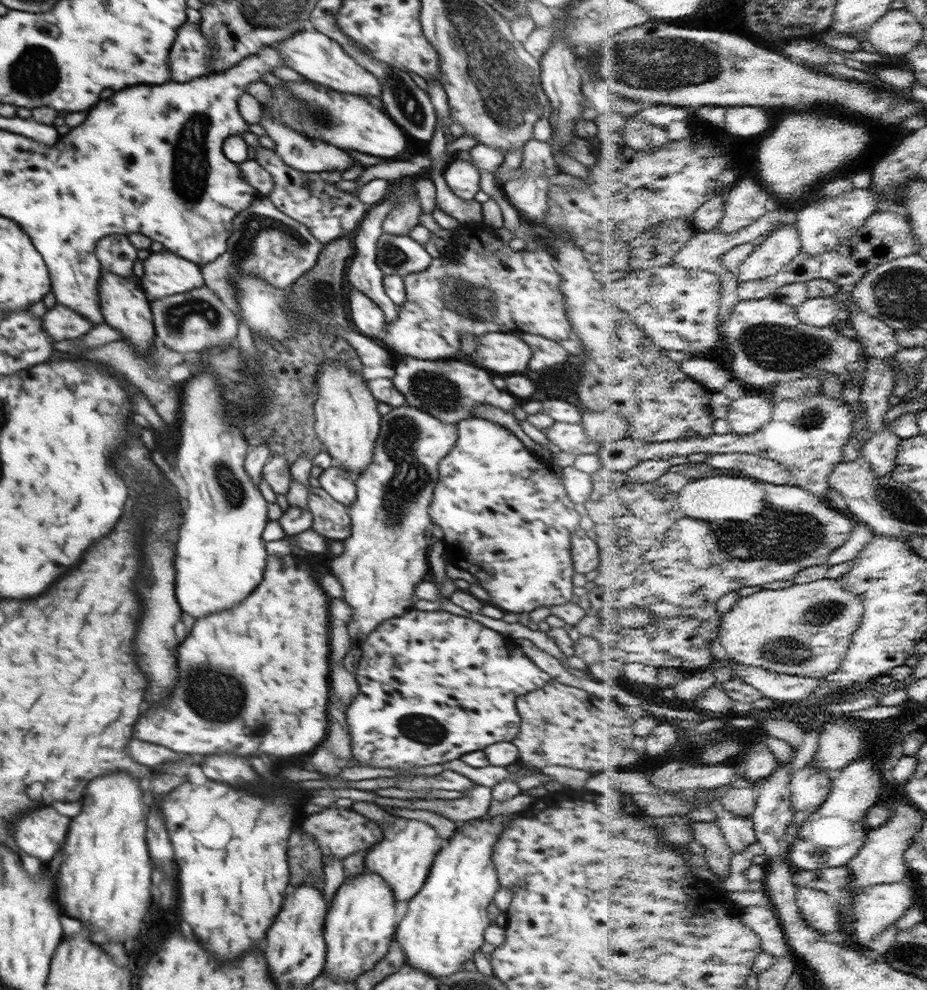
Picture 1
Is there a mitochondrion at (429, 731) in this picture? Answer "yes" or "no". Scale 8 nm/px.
yes

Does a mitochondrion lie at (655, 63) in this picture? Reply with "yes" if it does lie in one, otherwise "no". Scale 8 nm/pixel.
yes

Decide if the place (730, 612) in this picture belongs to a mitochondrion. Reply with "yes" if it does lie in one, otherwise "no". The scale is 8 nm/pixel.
no

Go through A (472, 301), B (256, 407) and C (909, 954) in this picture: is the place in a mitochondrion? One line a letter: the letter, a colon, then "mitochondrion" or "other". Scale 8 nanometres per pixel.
A: mitochondrion
B: mitochondrion
C: mitochondrion

